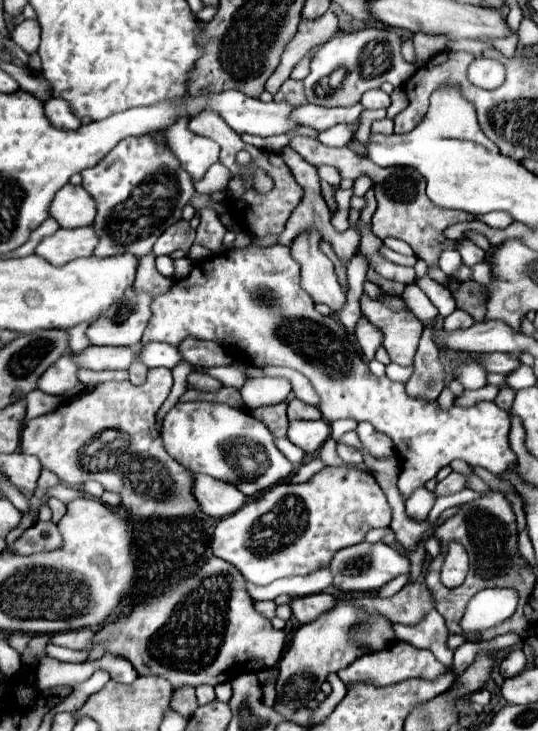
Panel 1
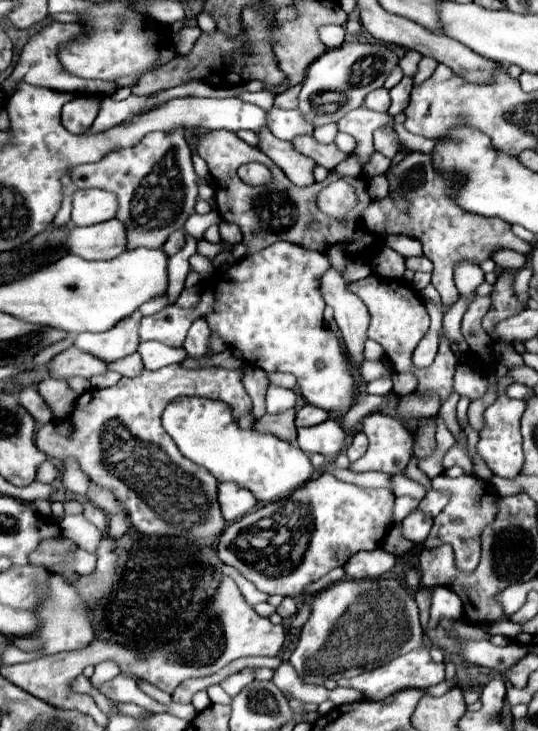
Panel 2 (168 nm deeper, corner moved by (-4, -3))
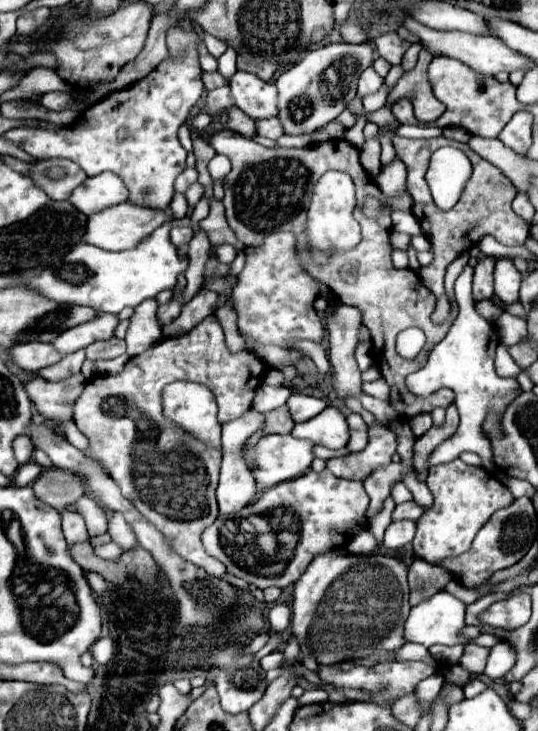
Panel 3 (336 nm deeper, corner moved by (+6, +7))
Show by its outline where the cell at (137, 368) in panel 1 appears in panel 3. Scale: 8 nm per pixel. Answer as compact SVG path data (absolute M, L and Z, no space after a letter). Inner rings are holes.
M110 337L106 341L94 341L92 345L88 345L86 349L86 357L90 361L98 361L98 359L114 359L118 355L122 355L126 351L126 343L118 337Z

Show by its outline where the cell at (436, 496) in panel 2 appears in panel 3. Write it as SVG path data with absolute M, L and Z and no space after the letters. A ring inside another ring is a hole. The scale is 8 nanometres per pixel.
M408 501L408 503L400 503L394 509L392 521L402 521L402 519L410 519L410 521L418 521L418 517L422 515L422 507L416 501Z

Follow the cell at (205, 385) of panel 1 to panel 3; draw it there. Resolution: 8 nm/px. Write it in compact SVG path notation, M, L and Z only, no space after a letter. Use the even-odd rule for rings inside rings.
M210 315L192 331L180 337L166 337L158 341L154 347L150 347L148 351L144 351L142 355L132 357L120 373L100 375L88 381L82 397L74 405L74 421L78 429L90 439L90 451L106 465L110 477L116 481L122 495L130 499L150 523L158 525L158 529L172 541L176 553L180 553L186 561L204 567L210 575L216 577L222 577L226 573L226 567L204 551L200 537L204 529L214 521L214 517L218 517L216 487L218 487L222 453L220 449L208 449L208 445L200 445L196 437L192 437L184 429L178 429L178 425L174 425L172 421L166 421L166 417L162 415L162 389L174 381L194 381L206 385L216 397L218 421L228 423L252 407L252 399L258 389L258 383L252 381L252 371L248 363L258 363L258 381L262 383L268 371L264 361L252 351L232 353L226 347L224 331L220 323Z

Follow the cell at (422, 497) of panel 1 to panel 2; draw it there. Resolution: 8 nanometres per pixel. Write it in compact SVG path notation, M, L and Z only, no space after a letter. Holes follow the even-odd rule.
M416 509L402 521L402 527L404 527L402 533L406 539L410 539L412 543L422 543L428 537L428 531L432 529L432 517Z

